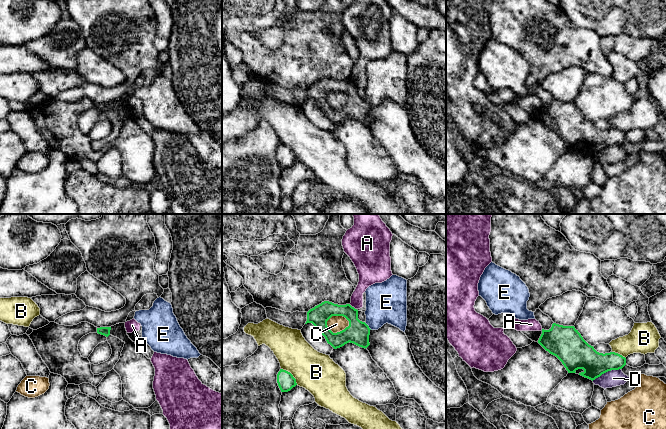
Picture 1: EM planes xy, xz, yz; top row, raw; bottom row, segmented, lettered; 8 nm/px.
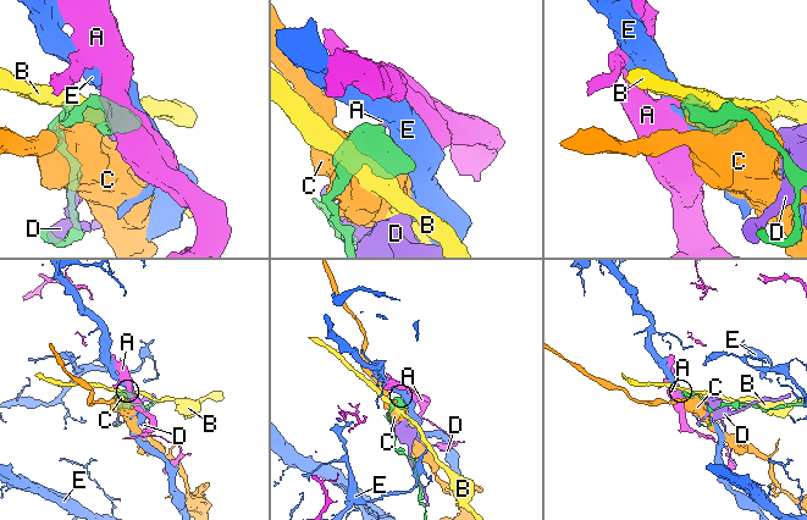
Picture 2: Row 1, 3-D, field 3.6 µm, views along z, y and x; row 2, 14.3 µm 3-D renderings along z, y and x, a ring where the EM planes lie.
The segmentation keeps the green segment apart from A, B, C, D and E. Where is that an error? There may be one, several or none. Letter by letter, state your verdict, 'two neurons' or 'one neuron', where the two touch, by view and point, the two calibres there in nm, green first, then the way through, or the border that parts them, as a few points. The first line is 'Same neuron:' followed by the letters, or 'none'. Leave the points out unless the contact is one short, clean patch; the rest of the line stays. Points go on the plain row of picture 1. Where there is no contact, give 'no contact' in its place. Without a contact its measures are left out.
Same neuron: none
A: two neurons; meets green in xz at (353, 83); 180 nm thick on the green side, 120 nm on the other
B: two neurons; meets green in xz at (291, 150); 140 nm thick on the green side, 320 nm on the other
C: two neurons; meets green in xz at (336, 91); 180 nm thick on the green side, 130 nm on the other
D: two neurons; meets green in yz at (606, 147); 220 nm thick on the green side, 140 nm on the other
E: two neurons; meets green in xz at (368, 102); 180 nm thick on the green side, 320 nm on the other

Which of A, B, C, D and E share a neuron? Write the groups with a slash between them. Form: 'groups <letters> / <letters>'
groups A / B / C / D / E

